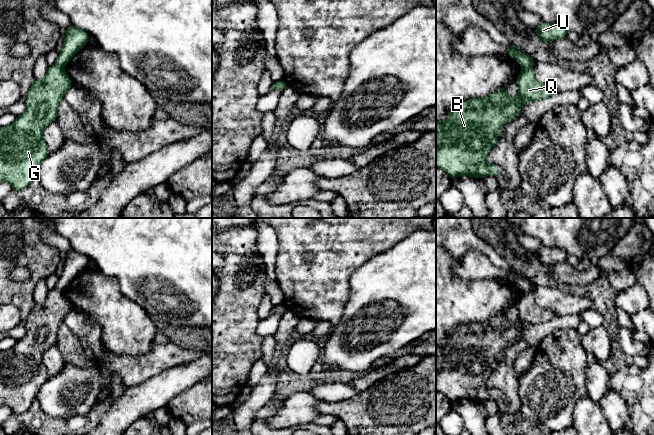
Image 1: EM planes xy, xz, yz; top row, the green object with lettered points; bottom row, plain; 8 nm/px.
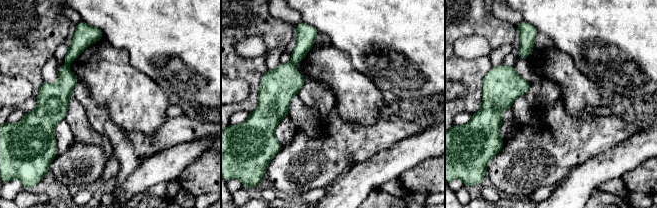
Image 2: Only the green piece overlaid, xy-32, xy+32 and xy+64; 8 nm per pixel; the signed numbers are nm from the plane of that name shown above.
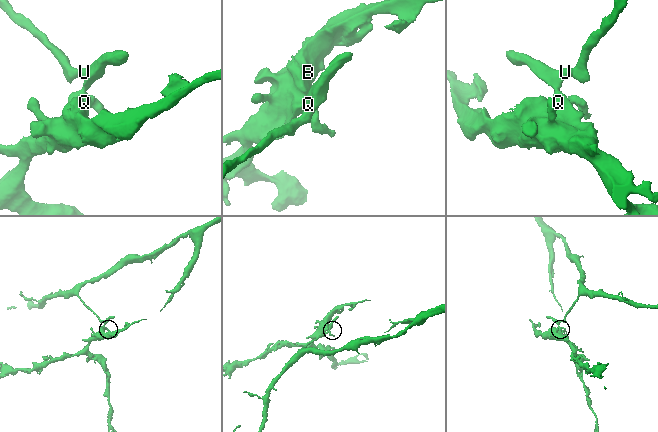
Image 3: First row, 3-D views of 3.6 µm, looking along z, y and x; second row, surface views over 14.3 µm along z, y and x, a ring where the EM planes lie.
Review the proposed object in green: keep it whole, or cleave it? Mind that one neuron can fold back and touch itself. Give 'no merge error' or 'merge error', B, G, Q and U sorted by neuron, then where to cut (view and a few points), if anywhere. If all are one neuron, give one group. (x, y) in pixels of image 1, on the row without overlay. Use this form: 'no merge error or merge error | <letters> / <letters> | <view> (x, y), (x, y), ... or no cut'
merge error | B G Q / U | xy (55, 288), (62, 292)

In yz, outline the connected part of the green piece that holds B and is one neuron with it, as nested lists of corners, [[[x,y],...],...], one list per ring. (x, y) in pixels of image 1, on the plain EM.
[[[531,290],[522,293],[517,306],[518,321],[516,323],[510,322],[506,311],[502,311],[485,322],[472,322],[467,326],[459,325],[448,335],[448,341],[444,346],[436,345],[436,390],[443,393],[451,403],[462,399],[476,402],[488,399],[499,401],[495,389],[488,388],[486,382],[490,373],[498,366],[498,356],[501,350],[515,344],[526,326],[543,324],[555,317],[552,311],[540,307],[535,302]]]

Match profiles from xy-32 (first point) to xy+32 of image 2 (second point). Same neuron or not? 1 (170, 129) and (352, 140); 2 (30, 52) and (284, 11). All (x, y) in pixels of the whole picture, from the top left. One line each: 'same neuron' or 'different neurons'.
1: same neuron
2: different neurons

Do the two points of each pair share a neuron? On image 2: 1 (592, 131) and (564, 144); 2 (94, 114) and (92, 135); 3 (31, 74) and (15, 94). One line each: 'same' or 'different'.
1: same
2: different
3: different

